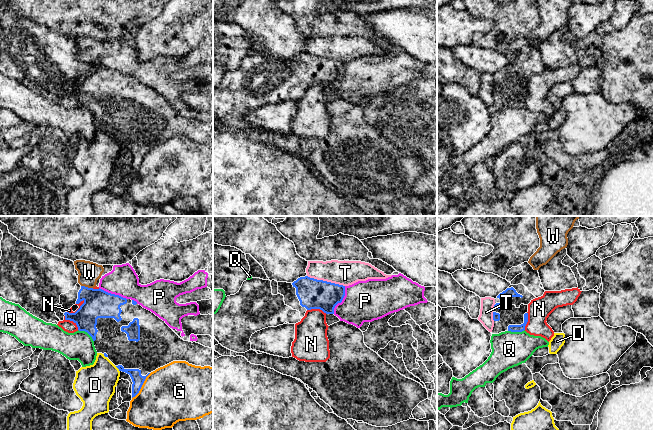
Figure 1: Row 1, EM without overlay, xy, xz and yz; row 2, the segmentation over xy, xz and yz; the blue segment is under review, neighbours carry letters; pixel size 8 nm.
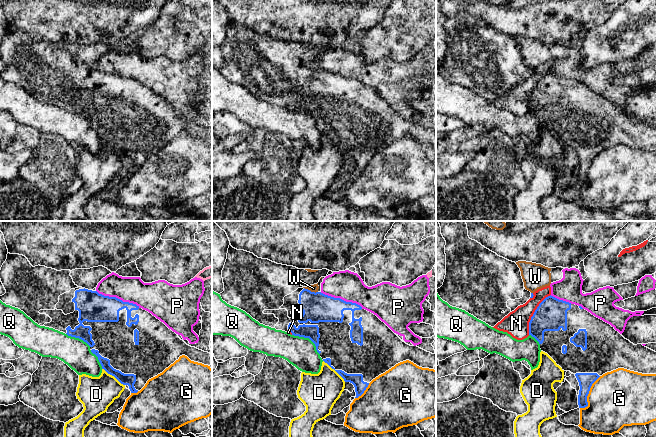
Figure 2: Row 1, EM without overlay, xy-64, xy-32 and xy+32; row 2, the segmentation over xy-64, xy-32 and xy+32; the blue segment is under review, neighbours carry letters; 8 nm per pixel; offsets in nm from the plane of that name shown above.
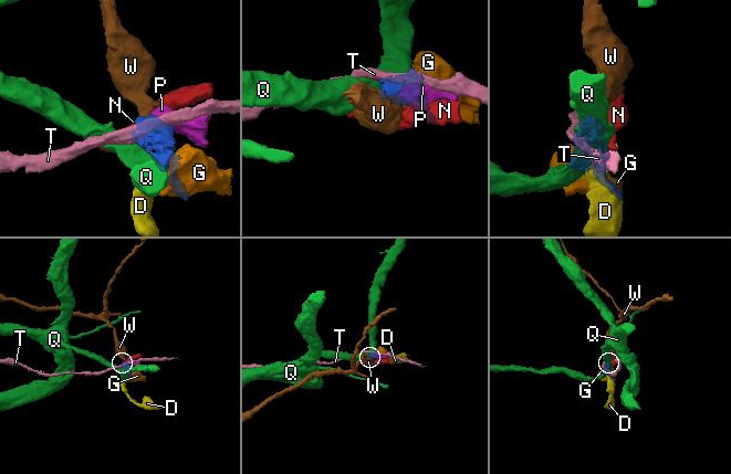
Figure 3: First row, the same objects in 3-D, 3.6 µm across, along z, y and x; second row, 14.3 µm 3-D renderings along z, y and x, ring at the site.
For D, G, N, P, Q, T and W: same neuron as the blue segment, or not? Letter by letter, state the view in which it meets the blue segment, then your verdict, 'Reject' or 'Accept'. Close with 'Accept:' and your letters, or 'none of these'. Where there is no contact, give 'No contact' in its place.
D: Touches blue in xy. Reject
G: Touches blue in xy. Reject
N: Touches blue in xy. Reject
P: Touches blue in xz. Reject
Q: Touches blue in xy. Reject
T: Touches blue in xz. Reject
W: Touches blue in xy. Reject
Accept: none of these

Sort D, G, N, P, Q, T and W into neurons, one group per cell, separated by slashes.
D / G / N / P W / Q / T

